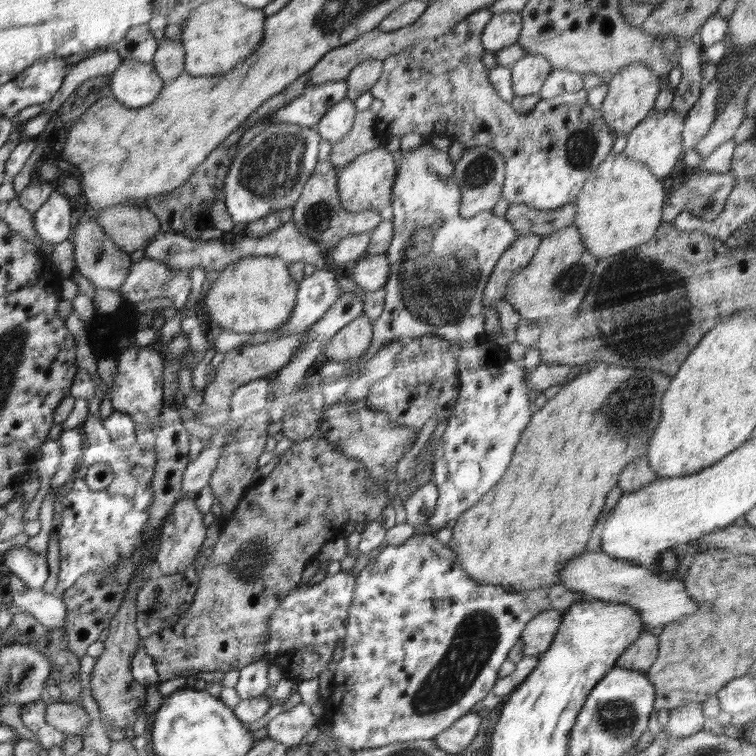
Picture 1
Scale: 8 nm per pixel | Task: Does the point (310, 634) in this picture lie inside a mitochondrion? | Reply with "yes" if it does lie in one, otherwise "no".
no

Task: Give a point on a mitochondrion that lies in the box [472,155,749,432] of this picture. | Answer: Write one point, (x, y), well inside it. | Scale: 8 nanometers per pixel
(650, 348)

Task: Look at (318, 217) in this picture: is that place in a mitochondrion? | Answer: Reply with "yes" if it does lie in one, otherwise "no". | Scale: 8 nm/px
yes

